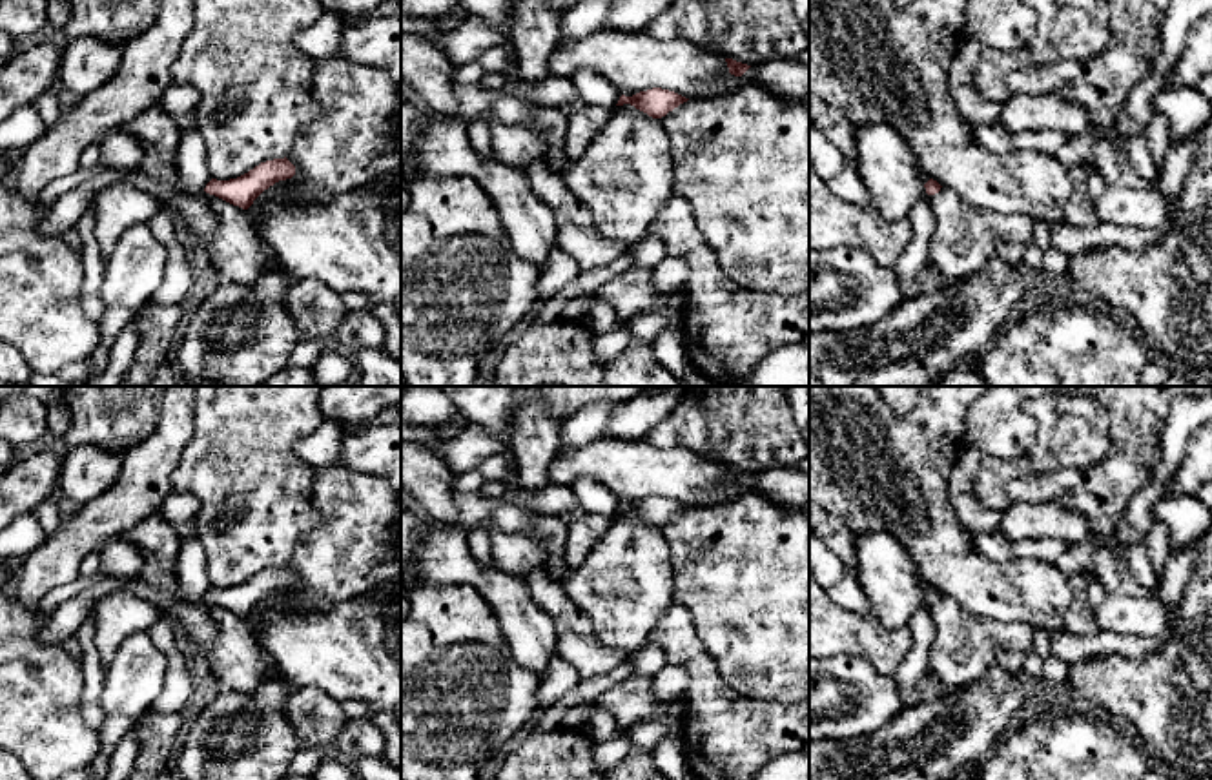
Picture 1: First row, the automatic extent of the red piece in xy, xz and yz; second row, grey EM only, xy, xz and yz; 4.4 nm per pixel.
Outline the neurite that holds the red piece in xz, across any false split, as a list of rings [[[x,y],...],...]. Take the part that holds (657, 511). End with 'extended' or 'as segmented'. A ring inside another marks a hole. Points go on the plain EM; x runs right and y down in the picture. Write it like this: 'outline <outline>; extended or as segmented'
outline [[[662,496],[640,499],[632,505],[621,503],[616,514],[631,512],[652,527],[662,527],[689,507]]]; as segmented

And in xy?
outline [[[273,567],[261,570],[248,581],[230,587],[230,589],[217,589],[211,587],[204,600],[215,603],[233,614],[248,618],[253,609],[270,594],[279,589],[292,587],[295,583],[295,574],[284,567]]]; as segmented

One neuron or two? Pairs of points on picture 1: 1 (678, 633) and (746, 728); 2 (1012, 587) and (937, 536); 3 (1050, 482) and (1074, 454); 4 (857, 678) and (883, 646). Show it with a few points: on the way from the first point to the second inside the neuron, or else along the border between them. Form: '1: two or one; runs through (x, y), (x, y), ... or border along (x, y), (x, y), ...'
1: one; runs through (691, 656), (704, 673), (708, 691), (722, 706)
2: one; runs through (994, 587), (988, 587), (955, 554)
3: two; border along (1101, 460), (1083, 469), (1030, 474)
4: two; border along (828, 656), (861, 655), (892, 677)

